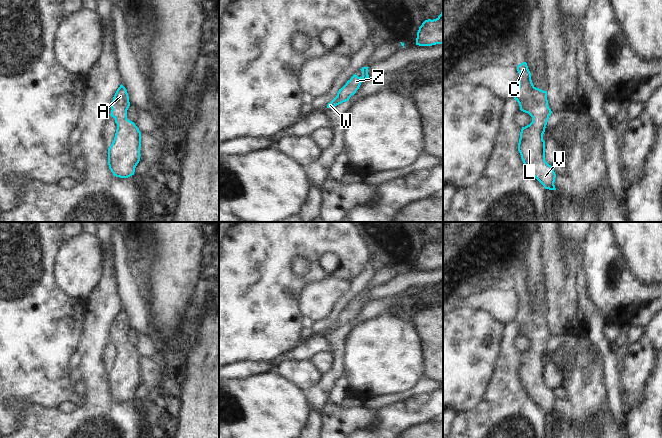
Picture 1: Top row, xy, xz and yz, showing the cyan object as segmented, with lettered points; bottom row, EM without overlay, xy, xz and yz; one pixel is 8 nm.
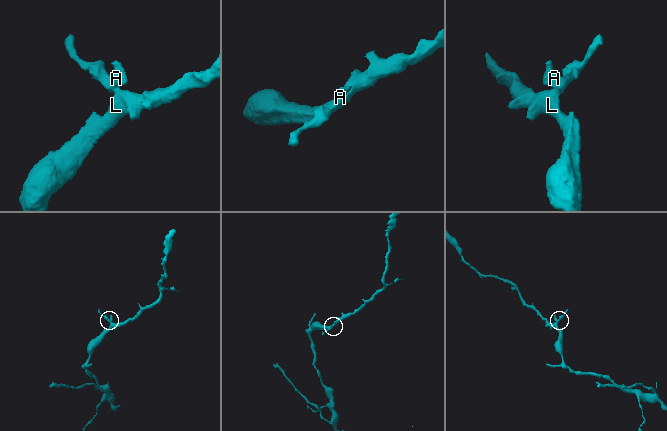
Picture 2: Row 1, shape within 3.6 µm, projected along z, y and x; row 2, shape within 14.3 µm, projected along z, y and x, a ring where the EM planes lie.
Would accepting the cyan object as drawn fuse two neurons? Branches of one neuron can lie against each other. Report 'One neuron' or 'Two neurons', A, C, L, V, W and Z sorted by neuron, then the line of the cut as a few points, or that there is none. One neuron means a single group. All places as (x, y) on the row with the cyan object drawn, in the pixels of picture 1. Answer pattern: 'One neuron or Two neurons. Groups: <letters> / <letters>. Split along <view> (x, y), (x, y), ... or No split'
One neuron. Groups: A C L V W Z. No split.

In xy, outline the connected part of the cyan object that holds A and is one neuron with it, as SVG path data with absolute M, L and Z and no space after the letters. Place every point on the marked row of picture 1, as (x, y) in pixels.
M121 84L111 102L111 117L117 124L116 134L108 148L108 165L114 176L128 178L134 175L140 161L141 132L127 119L130 106L126 88Z

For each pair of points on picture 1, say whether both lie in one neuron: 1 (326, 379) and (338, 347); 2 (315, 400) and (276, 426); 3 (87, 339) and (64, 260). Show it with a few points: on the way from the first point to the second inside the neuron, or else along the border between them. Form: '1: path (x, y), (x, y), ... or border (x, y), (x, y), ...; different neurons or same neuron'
1: path (334, 372), (337, 369), (338, 355); same neuron
2: border (304, 392), (304, 398), (310, 407); different neurons
3: border (98, 280), (95, 288), (85, 300); different neurons

